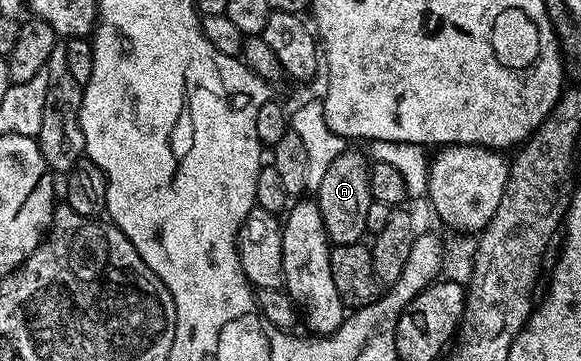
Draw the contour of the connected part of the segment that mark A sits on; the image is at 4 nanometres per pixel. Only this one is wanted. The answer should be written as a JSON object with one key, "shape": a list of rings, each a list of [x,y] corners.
{"shape":[[[345,151],[327,168],[319,189],[315,190],[314,200],[322,211],[328,228],[328,239],[333,246],[354,245],[365,240],[368,233],[366,211],[370,211],[370,203],[373,201],[368,178],[369,168],[367,156],[364,158],[360,153]]]}

